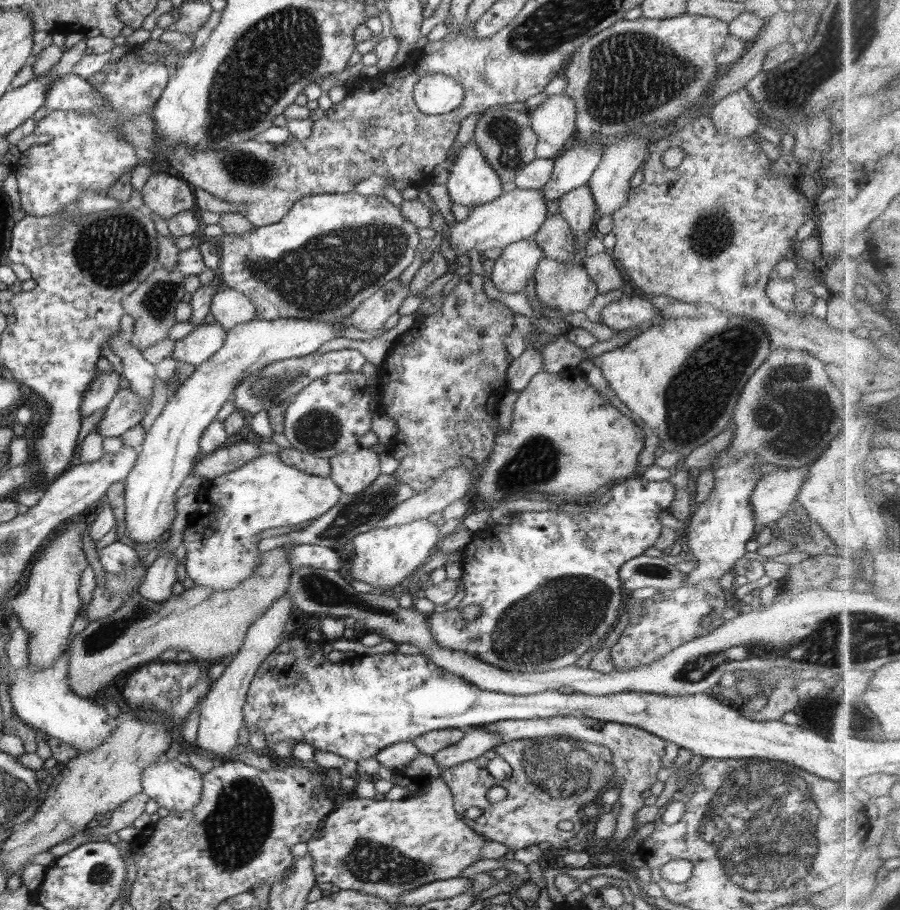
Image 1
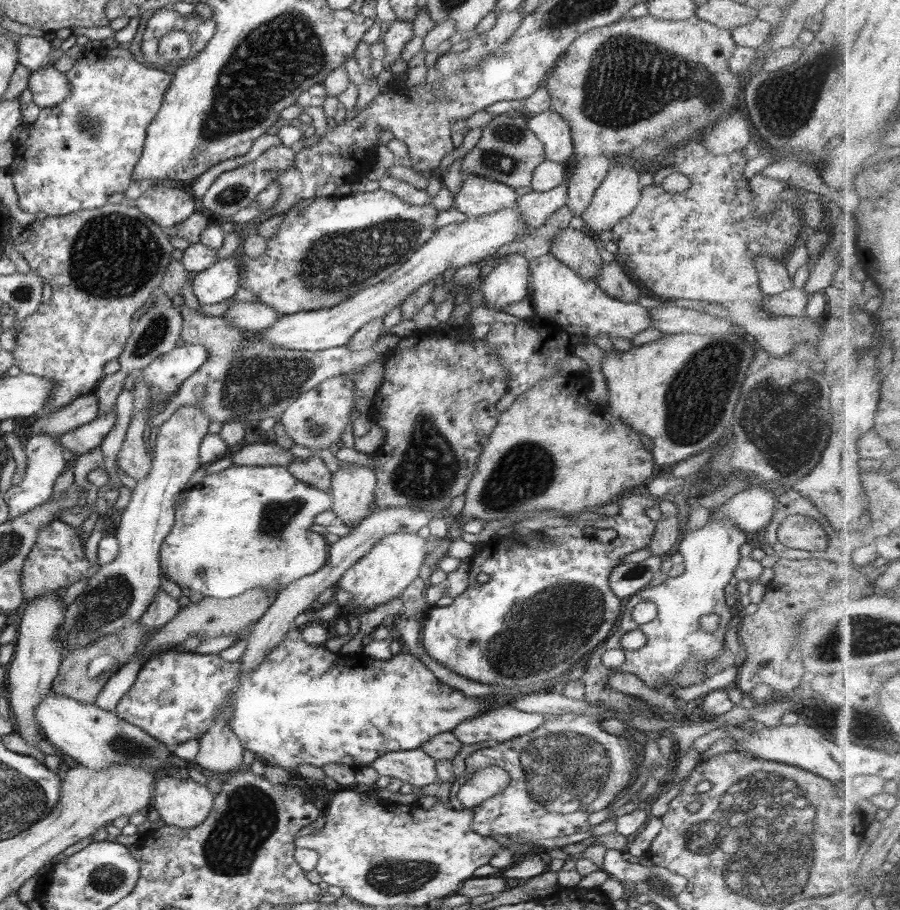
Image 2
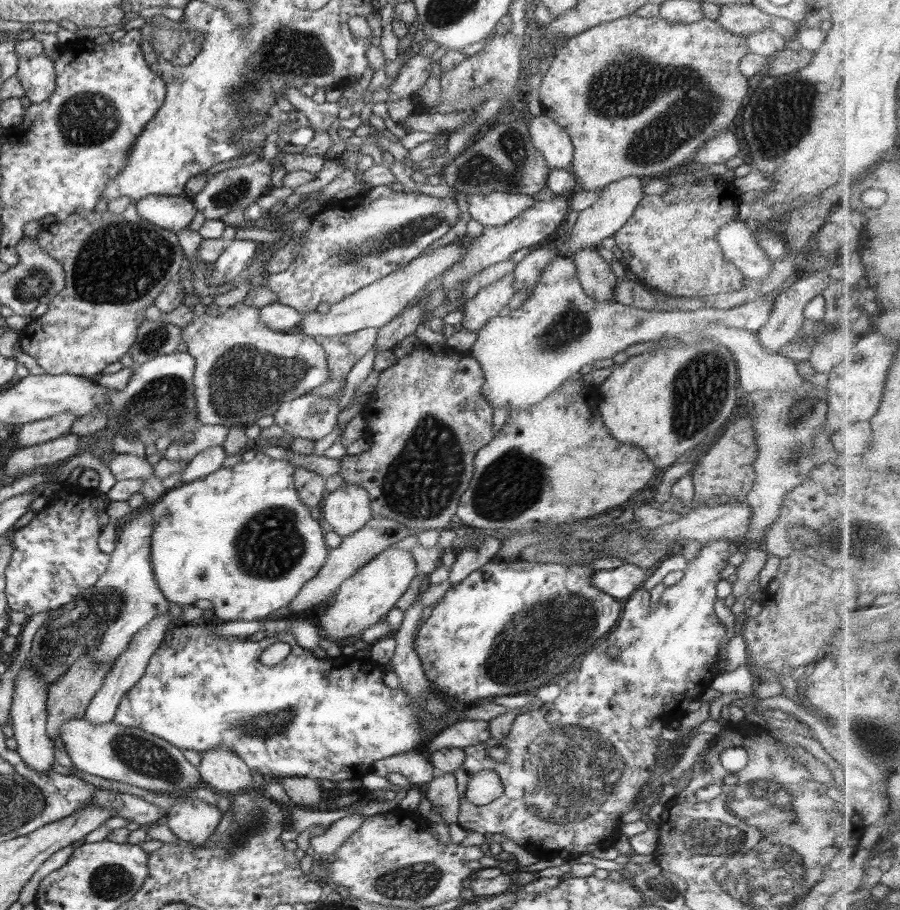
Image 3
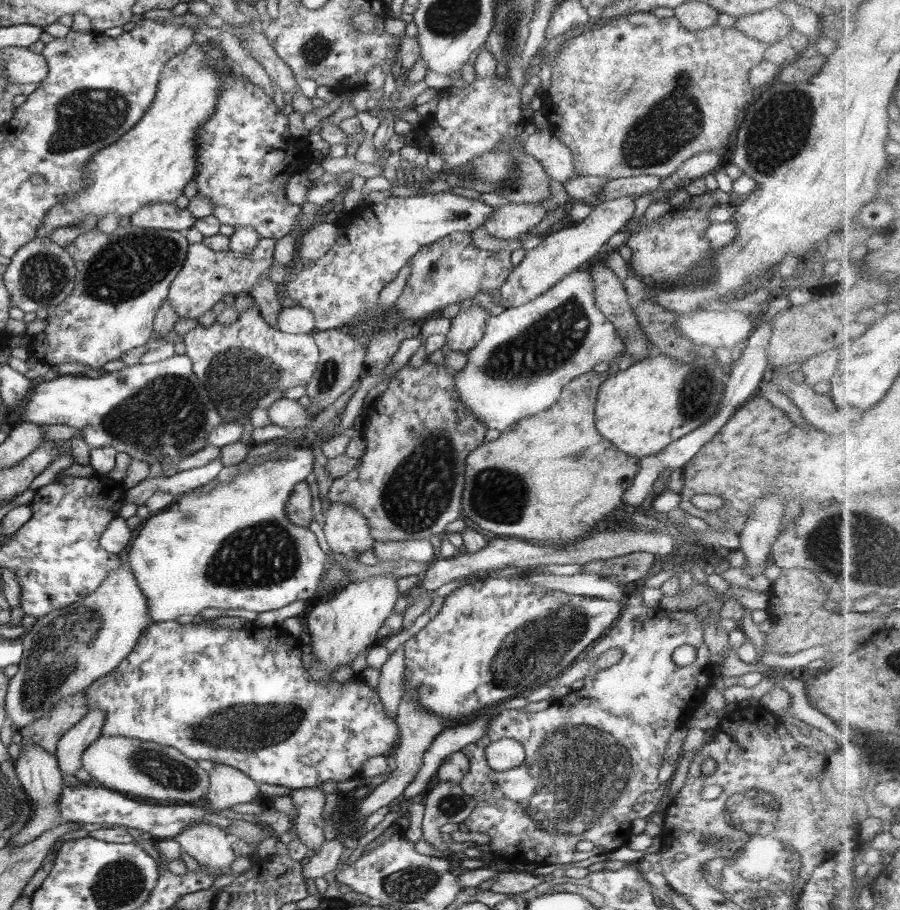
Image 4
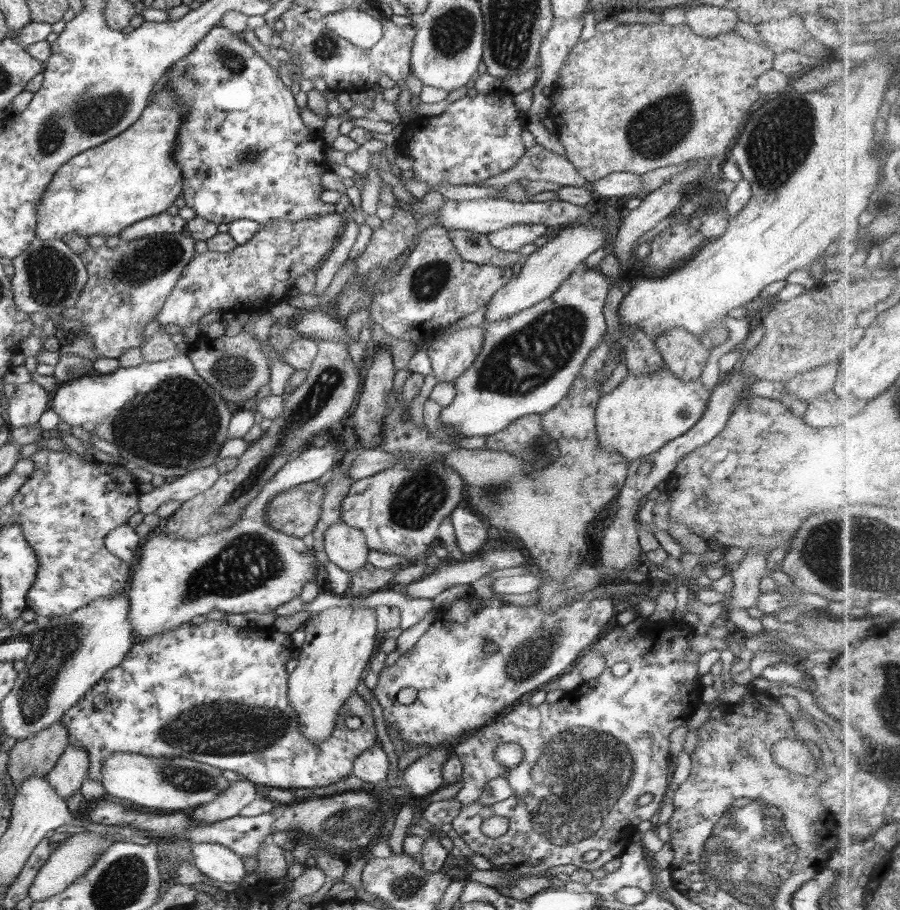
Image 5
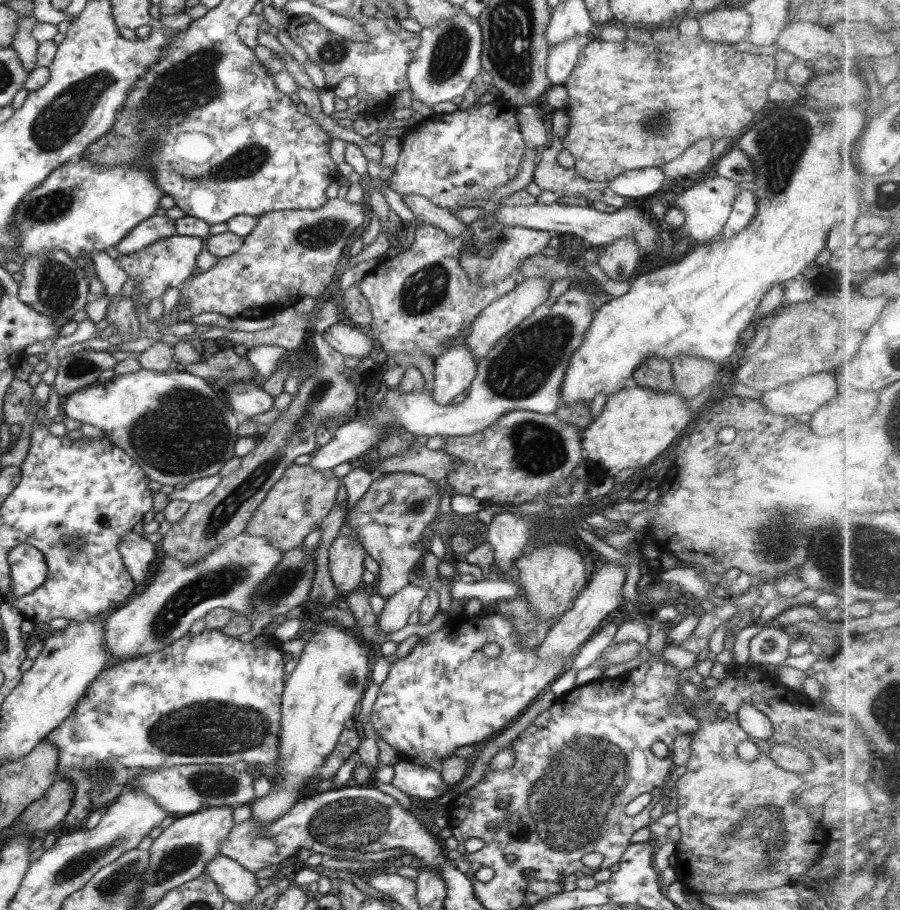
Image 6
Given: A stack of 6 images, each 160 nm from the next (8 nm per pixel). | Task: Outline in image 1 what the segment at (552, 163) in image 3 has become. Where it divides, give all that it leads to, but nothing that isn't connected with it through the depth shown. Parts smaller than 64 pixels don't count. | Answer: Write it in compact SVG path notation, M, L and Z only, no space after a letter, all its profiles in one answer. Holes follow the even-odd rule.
M563 93L550 96L530 110L529 115L531 127L539 138L536 158L554 161L570 148L570 139L577 132L574 98Z

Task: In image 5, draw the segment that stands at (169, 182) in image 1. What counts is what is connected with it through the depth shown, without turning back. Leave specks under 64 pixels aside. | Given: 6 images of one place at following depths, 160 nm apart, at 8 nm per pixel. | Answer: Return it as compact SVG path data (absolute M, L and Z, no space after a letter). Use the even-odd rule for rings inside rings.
M162 213L130 225L119 232L121 242L138 240L144 236L154 236L155 234L180 233L184 228L186 220L178 215Z

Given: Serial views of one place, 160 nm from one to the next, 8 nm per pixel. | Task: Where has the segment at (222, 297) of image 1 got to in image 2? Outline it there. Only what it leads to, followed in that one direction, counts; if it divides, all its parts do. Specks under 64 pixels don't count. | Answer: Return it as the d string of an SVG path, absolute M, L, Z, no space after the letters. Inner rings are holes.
M234 298L228 301L231 302L231 306L228 307L222 317L230 321L231 325L236 328L251 333L260 332L274 326L274 323L283 315L262 301L238 302L234 301Z

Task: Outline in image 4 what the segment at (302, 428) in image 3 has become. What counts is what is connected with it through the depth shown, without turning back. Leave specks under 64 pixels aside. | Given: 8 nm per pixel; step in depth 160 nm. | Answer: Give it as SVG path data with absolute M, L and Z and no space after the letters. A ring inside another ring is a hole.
M286 397L277 398L268 408L268 416L272 425L290 430L304 428L311 424L314 417L305 412L305 406L297 400Z

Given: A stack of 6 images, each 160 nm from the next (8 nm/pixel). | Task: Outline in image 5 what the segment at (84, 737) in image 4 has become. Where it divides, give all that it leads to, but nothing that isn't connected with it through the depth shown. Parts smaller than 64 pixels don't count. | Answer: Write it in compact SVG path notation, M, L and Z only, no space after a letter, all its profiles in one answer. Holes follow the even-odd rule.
M68 744L57 764L46 775L49 785L67 801L82 786L90 768L88 753L81 746Z

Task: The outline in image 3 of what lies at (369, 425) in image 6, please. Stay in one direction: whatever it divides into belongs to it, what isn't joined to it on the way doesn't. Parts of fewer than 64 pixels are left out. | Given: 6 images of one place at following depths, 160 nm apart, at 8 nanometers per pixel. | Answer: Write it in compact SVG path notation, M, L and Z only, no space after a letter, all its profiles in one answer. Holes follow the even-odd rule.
M557 256L546 268L533 287L532 296L506 316L495 316L477 332L477 339L466 354L478 361L484 373L482 385L483 397L492 408L518 410L542 402L552 394L565 380L580 375L580 368L586 364L593 365L596 360L614 358L636 342L658 341L661 338L672 338L687 334L690 339L702 336L702 330L709 324L723 324L730 328L740 328L756 333L767 321L776 298L768 301L767 296L756 296L749 303L727 310L705 307L697 310L672 311L642 310L619 304L618 302L598 302L588 297L580 284L575 264L570 257ZM257 453L256 457L249 461L234 464L230 467L220 467L216 472L194 480L190 483L184 483L174 489L168 490L168 493L162 496L160 501L156 501L153 506L152 523L156 525L152 540L150 540L150 557L152 557L152 572L158 583L158 588L166 597L168 602L174 602L180 607L194 605L197 600L210 600L215 606L215 619L220 622L227 621L262 621L278 608L287 606L291 600L296 598L300 589L310 580L318 575L322 566L328 559L330 548L325 544L324 532L320 527L320 520L313 520L311 517L312 508L306 507L294 484L294 473L297 467L288 461L274 460L264 453Z

